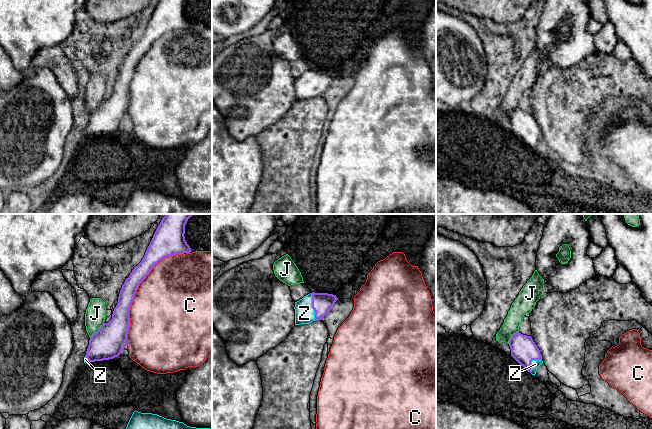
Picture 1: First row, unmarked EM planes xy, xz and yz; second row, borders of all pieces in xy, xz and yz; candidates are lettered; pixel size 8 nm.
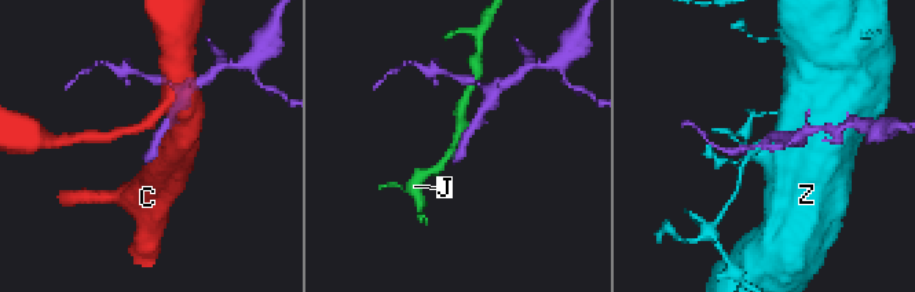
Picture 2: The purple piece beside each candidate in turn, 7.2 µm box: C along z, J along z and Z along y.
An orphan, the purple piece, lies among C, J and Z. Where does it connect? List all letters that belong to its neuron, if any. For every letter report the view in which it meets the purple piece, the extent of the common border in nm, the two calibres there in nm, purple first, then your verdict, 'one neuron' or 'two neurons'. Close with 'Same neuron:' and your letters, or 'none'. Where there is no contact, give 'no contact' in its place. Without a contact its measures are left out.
C: contact in xy; length 850 nm; calibres 140 and 480 nm; two neurons
J: contact in xy; length 170 nm; calibres 260 and 160 nm; two neurons
Z: contact in xz; length 220 nm; calibres 170 and 160 nm; one neuron
Same neuron: Z

